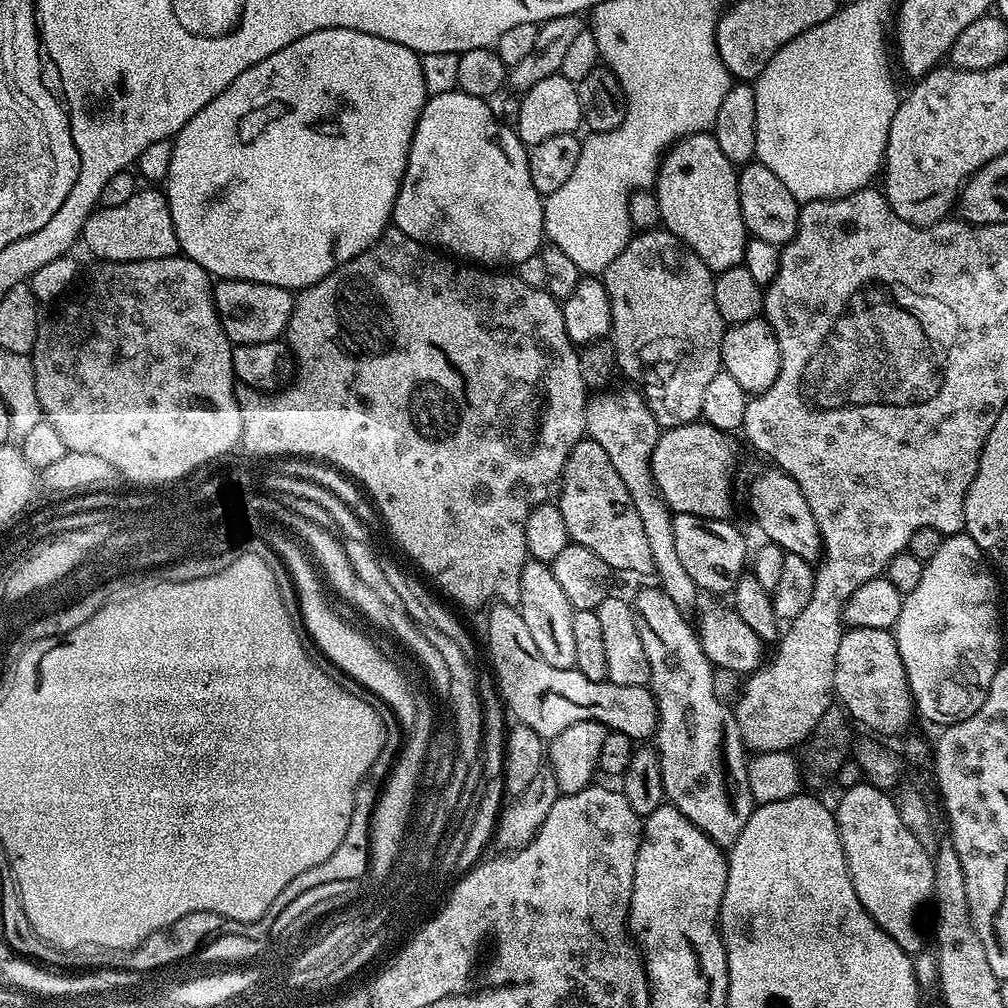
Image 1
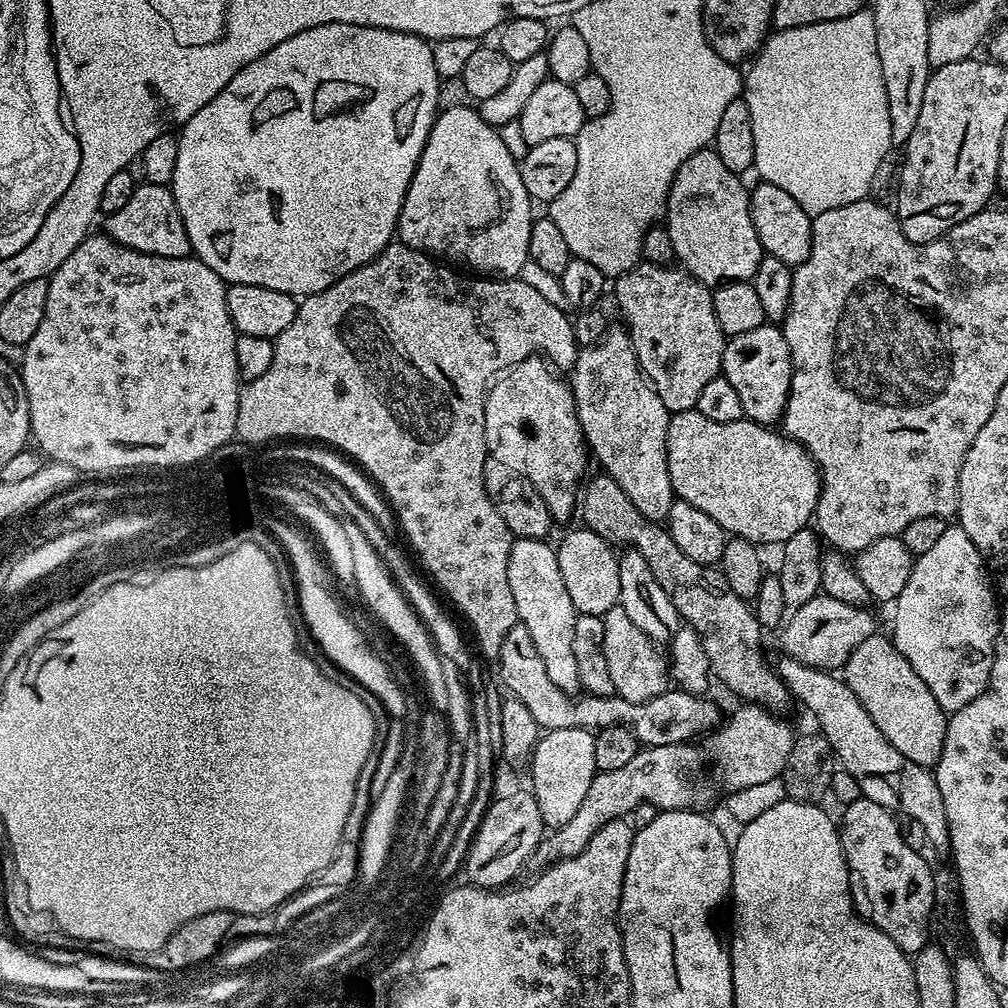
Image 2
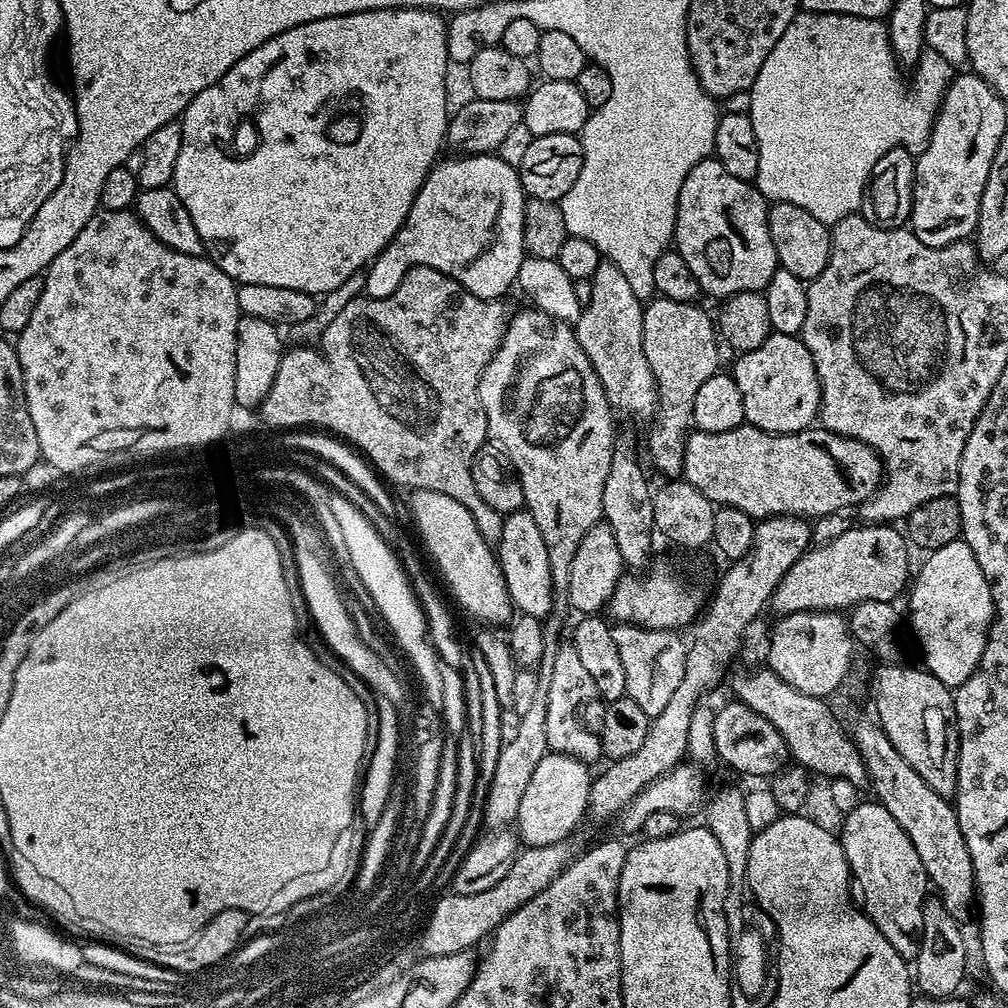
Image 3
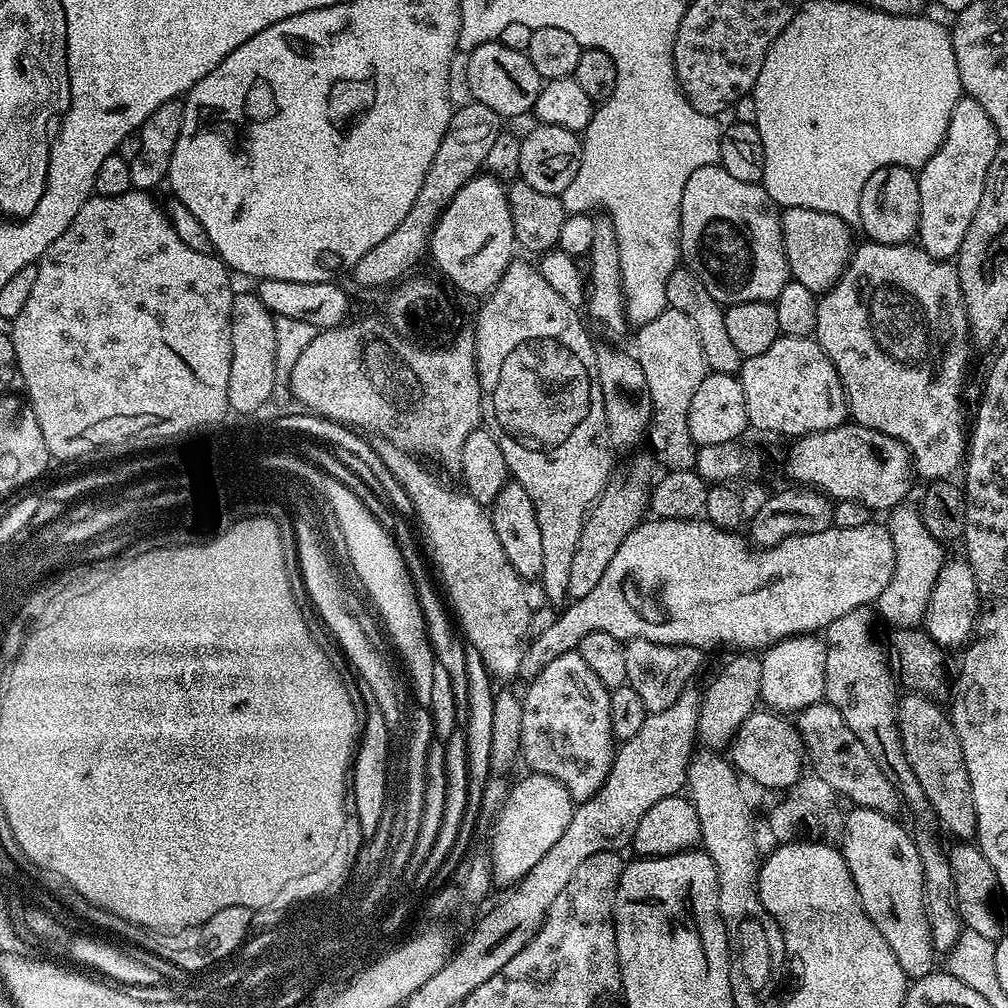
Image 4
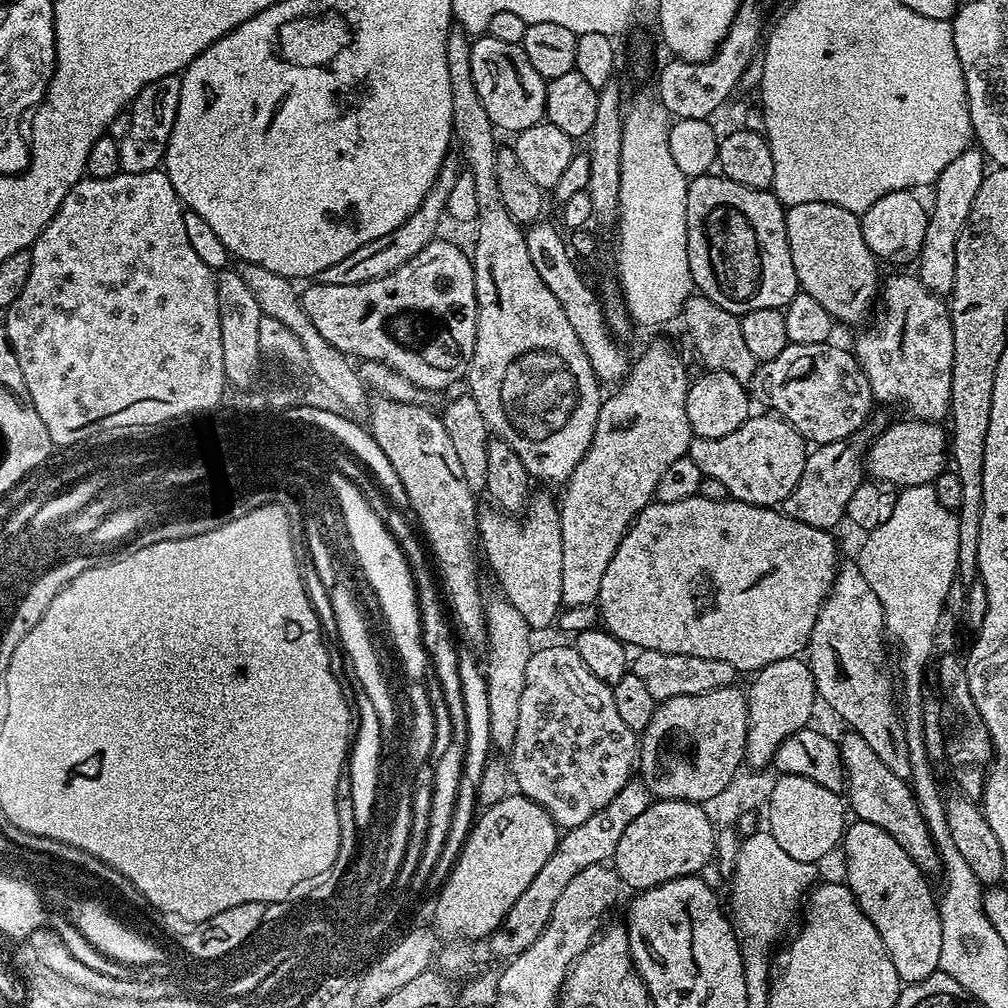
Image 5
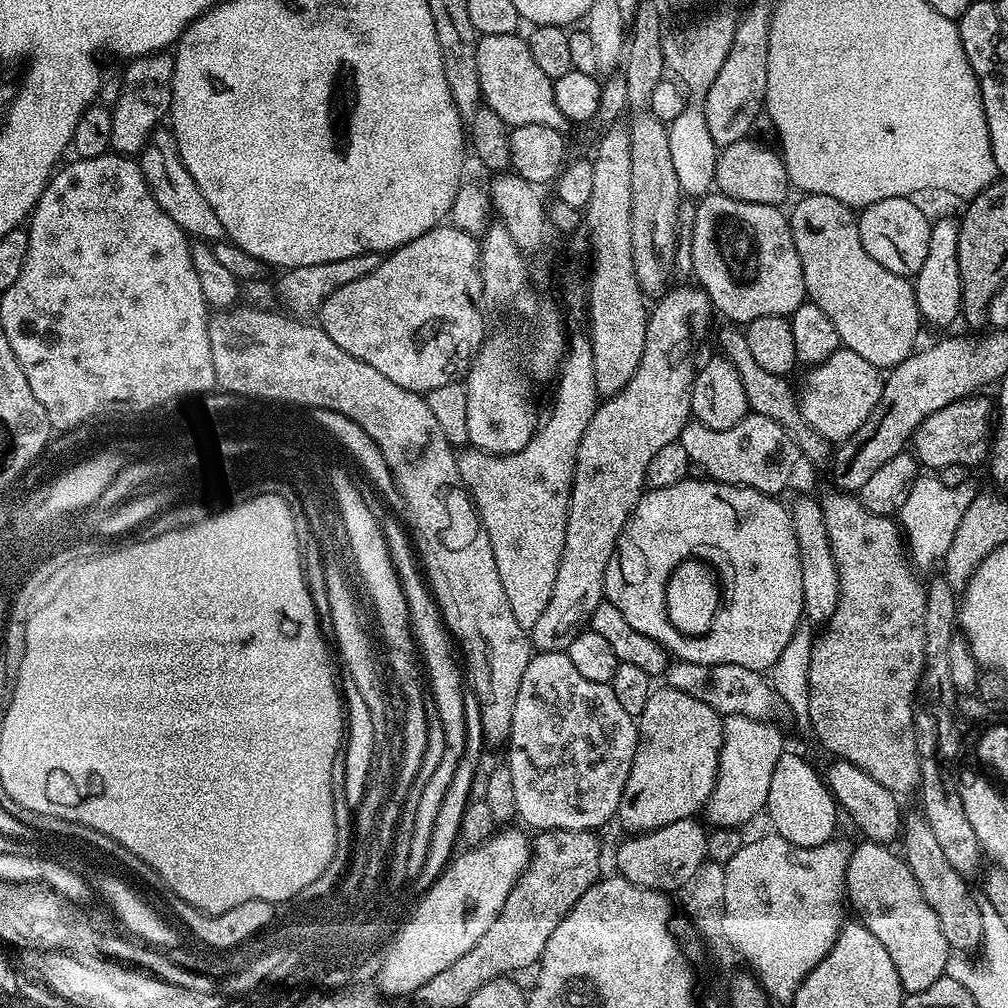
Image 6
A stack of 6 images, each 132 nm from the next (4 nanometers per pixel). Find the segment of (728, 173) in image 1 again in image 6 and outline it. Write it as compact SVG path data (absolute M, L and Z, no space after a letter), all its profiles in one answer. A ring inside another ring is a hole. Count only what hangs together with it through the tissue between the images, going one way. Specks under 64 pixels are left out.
M716 190L705 195L695 205L695 209L692 223L691 275L696 276L695 283L704 289L713 309L717 313L721 312L725 316L725 321L746 326L754 318L791 317L792 312L798 310L800 304L805 303L802 262L798 258L798 250L794 246L788 216L783 207L775 204L742 202Z

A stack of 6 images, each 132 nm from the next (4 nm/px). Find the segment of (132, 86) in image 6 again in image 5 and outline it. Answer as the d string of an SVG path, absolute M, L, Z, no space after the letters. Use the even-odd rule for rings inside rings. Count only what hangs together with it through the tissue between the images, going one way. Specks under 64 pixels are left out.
M180 76L158 78L158 82L150 82L132 100L132 125L125 136L119 137L120 171L130 174L157 171L164 163L164 151L168 149L170 130L174 126L174 118L178 114L178 98L180 97Z

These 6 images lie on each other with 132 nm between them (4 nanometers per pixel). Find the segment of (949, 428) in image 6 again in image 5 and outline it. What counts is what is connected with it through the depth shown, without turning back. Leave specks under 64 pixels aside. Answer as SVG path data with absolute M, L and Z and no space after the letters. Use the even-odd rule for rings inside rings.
M903 418L883 429L866 453L866 472L871 479L897 489L932 484L950 464L950 436L930 420Z

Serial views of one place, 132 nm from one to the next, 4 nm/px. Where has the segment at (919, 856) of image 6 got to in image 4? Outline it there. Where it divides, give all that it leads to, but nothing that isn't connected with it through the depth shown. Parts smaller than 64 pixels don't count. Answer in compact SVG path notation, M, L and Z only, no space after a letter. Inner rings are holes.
M821 702L804 708L795 717L796 729L804 739L804 748L810 759L811 771L836 791L837 797L849 800L849 805L878 810L878 814L895 817L902 808L902 801L894 782L882 774L882 766L874 762L874 754L862 746L858 734L846 726L846 718L838 714L835 706Z

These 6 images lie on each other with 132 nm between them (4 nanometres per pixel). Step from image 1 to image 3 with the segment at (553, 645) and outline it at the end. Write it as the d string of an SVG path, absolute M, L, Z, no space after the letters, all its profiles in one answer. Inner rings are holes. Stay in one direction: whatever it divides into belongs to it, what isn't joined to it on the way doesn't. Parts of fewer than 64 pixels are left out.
M527 510L509 512L504 516L498 541L498 559L513 609L525 616L547 617L552 610L550 561L546 554L546 542L542 542L542 534ZM560 646L555 649L556 657L552 660L552 678L549 686L549 702L546 709L546 742L549 749L572 756L575 760L593 762L601 759L600 738L595 731L584 728L584 720L580 715L591 700L597 699L594 678L582 666L578 659L578 650L571 646Z

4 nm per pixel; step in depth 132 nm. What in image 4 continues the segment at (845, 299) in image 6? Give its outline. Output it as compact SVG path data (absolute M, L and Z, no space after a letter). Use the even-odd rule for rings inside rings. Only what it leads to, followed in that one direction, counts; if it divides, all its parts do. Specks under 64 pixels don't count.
M805 208L783 209L780 229L784 239L784 253L788 259L791 279L802 282L806 290L823 294L830 291L840 280L840 275L852 259L854 243L853 229L842 218L826 214L822 210Z

